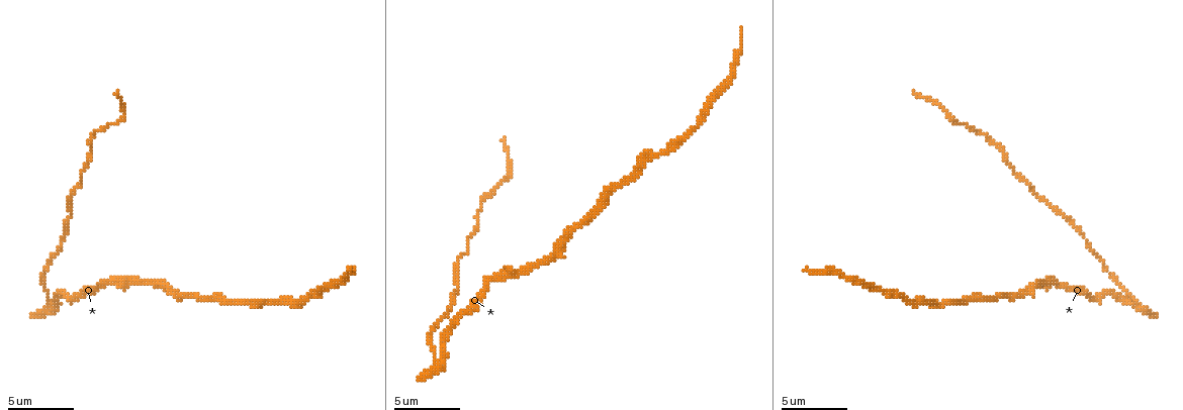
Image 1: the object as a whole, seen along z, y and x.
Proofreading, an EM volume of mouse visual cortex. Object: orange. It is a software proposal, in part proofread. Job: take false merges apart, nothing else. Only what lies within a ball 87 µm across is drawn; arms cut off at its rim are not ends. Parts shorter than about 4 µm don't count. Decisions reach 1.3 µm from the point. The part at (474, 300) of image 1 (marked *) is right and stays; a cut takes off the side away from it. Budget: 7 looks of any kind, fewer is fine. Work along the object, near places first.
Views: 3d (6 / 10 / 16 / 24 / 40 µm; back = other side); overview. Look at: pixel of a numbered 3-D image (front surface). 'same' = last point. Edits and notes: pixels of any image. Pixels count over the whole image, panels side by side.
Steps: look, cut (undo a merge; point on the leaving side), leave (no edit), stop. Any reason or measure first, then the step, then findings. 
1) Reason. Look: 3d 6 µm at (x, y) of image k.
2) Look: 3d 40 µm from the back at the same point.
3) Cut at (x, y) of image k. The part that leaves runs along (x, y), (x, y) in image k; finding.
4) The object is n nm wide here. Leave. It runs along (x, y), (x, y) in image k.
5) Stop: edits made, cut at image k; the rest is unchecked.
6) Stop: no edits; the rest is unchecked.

Look: 3d 10 µm at (1062, 214) of image 1.

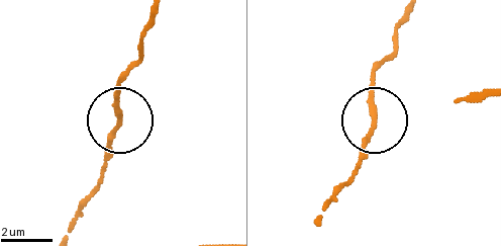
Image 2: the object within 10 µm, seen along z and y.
Leave. It runs along (72, 230), (98, 184), (109, 132), (120, 119), (120, 76) in image 2; one cell here.

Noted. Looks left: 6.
Sudden change in width. Look: 3d 10 µm at (588, 218) of image 1.

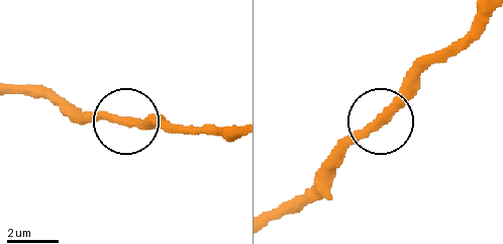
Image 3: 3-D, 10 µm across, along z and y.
Leave. All the same cell.

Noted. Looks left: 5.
Sudden change in width. Look: 3d 16 µm at (831, 272) of image 1.

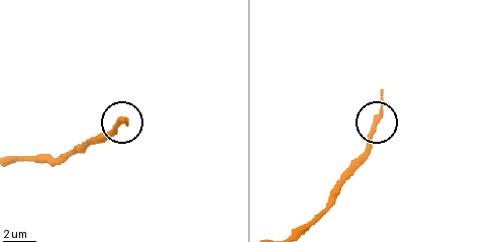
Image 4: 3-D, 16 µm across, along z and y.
Leave. It runs along (303, 231), (323, 211), (341, 173), (367, 145), (375, 122) in image 4; all the same cell.

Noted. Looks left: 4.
Stop: no edits; the rest is unchecked.

